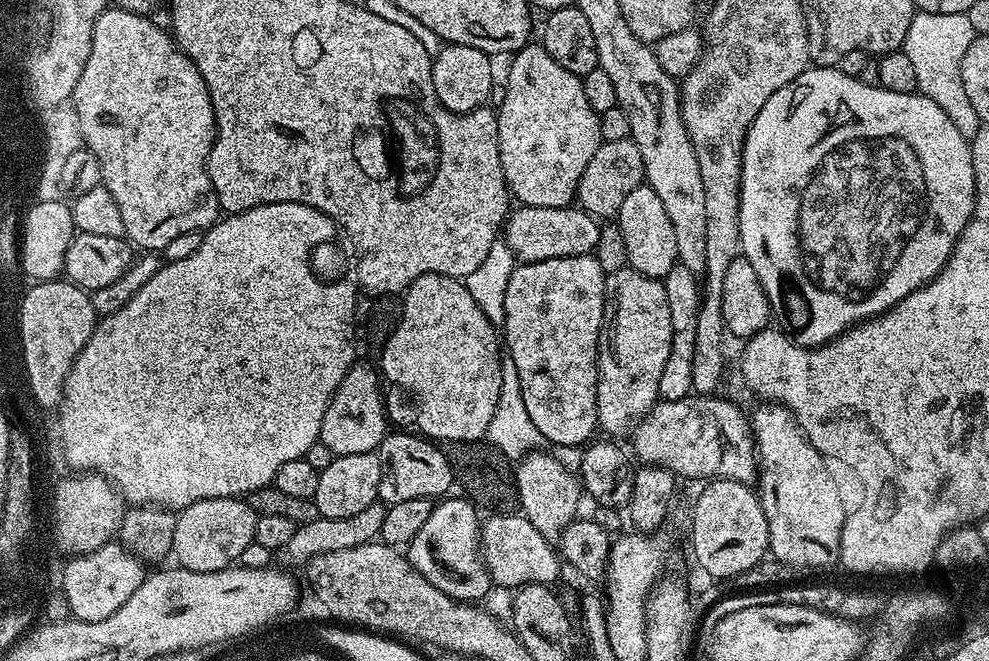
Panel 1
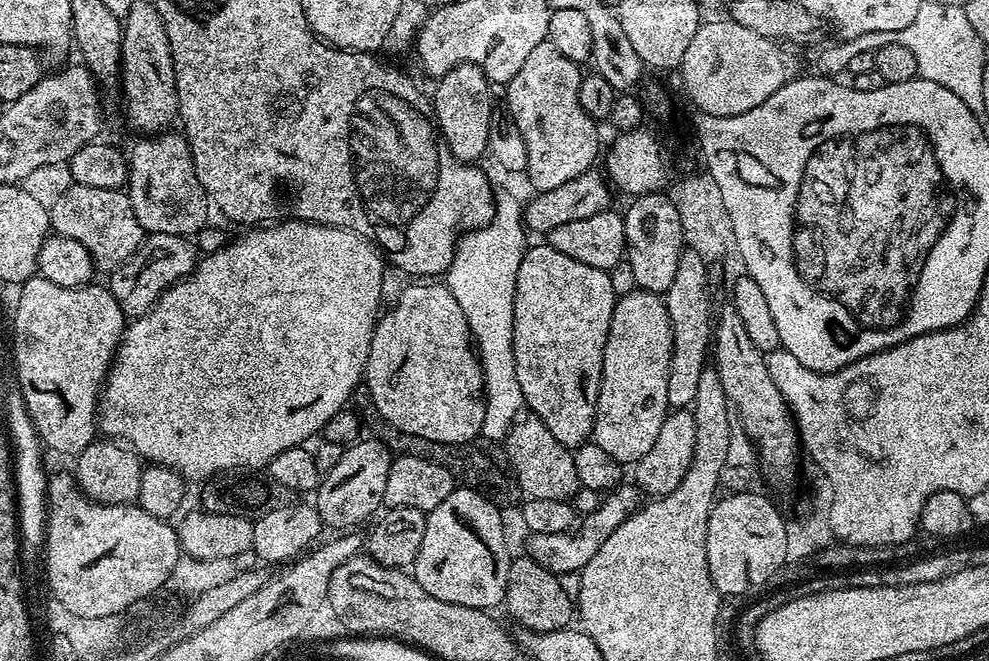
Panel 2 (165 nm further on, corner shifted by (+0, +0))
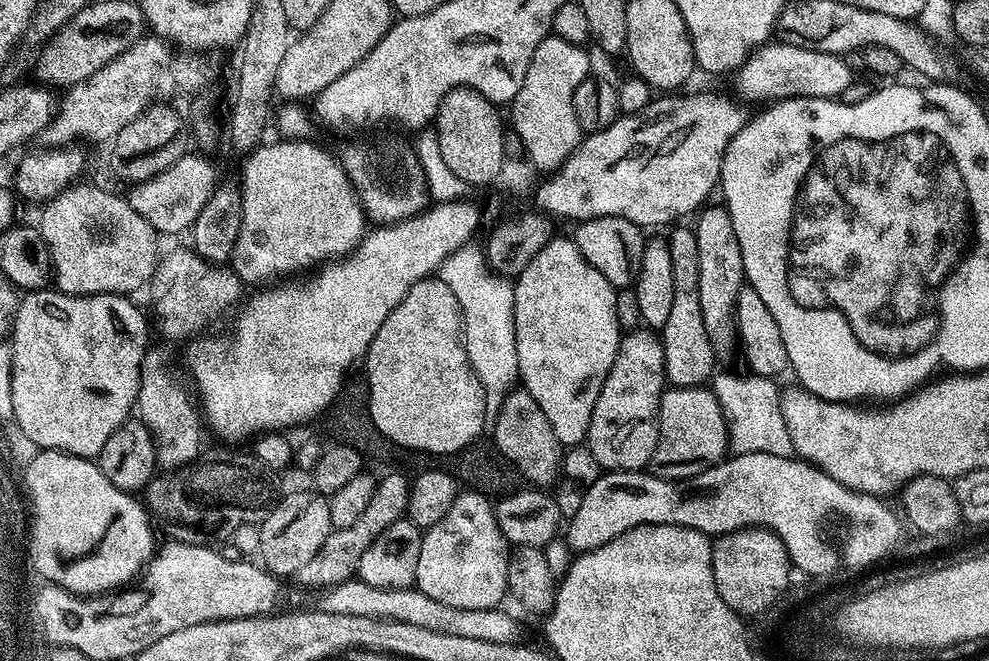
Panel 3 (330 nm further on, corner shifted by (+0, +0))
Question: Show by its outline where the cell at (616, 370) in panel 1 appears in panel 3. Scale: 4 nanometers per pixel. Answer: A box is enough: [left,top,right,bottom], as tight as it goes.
[586,330,666,472]

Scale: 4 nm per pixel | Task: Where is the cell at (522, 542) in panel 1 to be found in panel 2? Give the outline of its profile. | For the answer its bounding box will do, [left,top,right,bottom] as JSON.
[526,482,642,573]

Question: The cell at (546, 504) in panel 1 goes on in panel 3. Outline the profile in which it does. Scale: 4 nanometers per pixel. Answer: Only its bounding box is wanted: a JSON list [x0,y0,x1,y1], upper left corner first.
[491,386,562,486]

